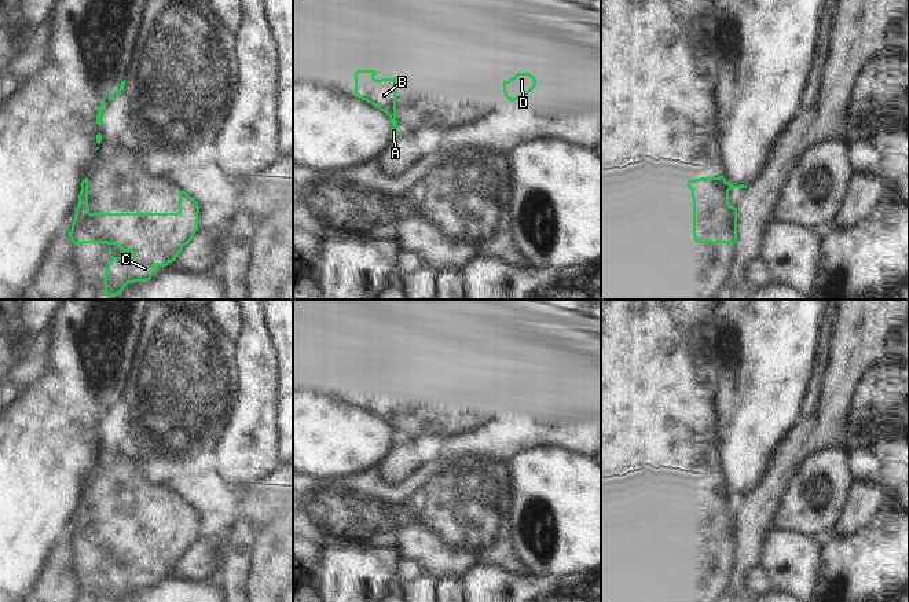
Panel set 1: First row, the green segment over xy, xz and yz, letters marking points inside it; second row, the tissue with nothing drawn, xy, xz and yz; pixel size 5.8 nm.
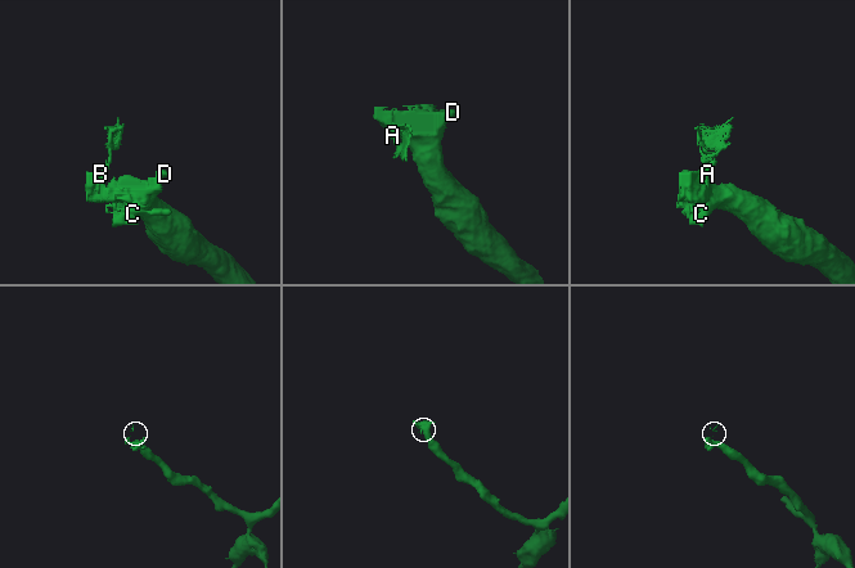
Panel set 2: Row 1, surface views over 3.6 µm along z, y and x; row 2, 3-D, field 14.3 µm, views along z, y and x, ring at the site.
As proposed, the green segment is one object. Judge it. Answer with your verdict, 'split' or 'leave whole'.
split

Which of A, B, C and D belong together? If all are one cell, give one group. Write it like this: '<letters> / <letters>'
A / B C D

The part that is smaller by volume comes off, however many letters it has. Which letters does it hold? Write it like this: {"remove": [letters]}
{"remove": ["A"]}

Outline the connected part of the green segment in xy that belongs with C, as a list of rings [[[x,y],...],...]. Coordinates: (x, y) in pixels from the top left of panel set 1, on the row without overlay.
[[[88,487],[78,503],[74,528],[69,544],[74,554],[83,551],[117,553],[121,559],[132,565],[111,565],[105,577],[103,602],[121,602],[128,591],[147,590],[160,575],[175,569],[183,555],[193,547],[198,537],[198,510],[186,499],[179,500],[177,521],[89,521]]]

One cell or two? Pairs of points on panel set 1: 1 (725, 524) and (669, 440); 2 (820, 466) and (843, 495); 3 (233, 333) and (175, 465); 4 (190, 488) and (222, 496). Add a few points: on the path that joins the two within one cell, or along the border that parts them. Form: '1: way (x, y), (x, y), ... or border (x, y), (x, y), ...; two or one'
1: way (708, 502), (704, 498), (703, 469), (691, 456); one
2: way (827, 473), (836, 488); one
3: border (209, 314), (233, 341); two
4: way (198, 492), (213, 495); one

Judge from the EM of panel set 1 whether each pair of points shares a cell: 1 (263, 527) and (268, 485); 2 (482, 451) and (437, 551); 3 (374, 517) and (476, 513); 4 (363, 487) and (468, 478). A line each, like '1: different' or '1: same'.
1: same
2: different
3: same
4: same

